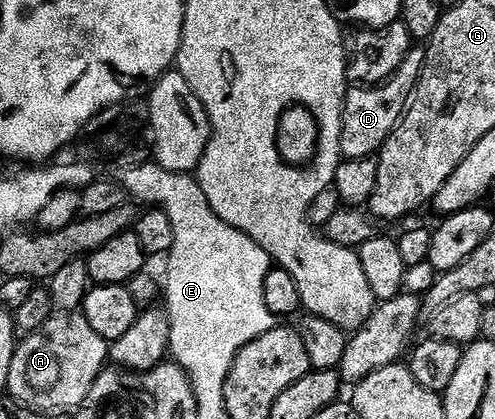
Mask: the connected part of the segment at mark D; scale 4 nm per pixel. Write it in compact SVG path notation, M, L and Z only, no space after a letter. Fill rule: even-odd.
M414 46L403 57L399 69L383 85L353 85L345 92L341 114L341 154L345 159L367 159L376 156L391 133L405 116L413 89L421 79L425 64L425 47Z

